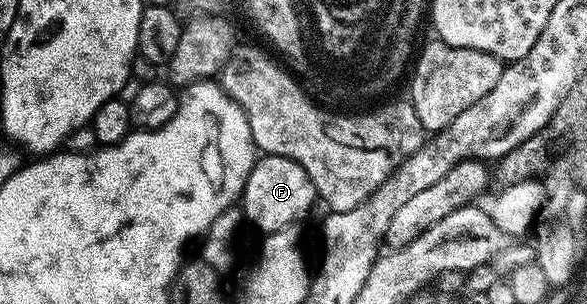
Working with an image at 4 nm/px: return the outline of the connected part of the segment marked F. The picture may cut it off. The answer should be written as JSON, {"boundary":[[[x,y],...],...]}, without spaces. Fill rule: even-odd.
{"boundary":[[[258,156],[253,165],[251,175],[247,179],[245,189],[239,198],[240,208],[243,210],[246,222],[250,226],[261,229],[262,234],[274,233],[288,225],[296,225],[309,213],[313,201],[318,200],[315,187],[303,171],[299,163],[286,157]]]}

